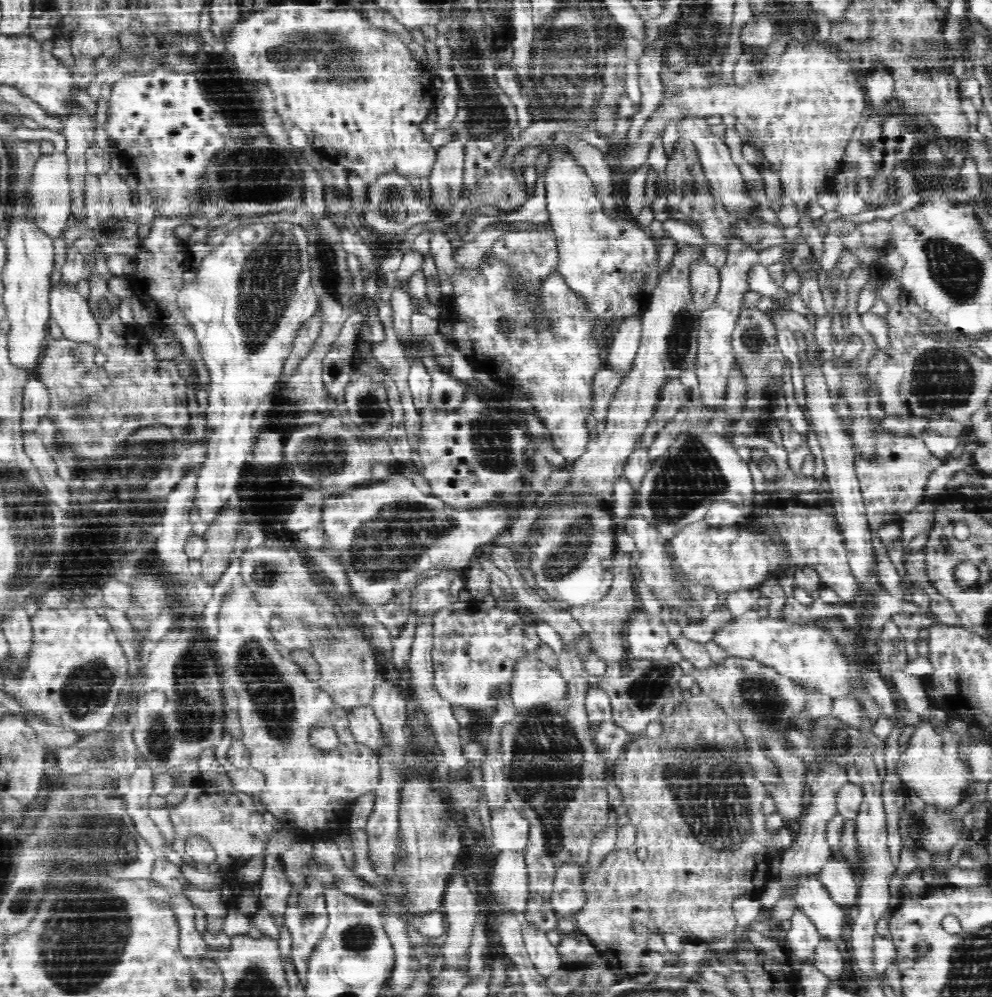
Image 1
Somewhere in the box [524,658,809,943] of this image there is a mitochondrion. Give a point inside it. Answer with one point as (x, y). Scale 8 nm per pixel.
(720, 821)

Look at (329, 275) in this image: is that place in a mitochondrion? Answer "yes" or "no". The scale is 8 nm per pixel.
yes

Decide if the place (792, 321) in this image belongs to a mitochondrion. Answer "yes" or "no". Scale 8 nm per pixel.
no

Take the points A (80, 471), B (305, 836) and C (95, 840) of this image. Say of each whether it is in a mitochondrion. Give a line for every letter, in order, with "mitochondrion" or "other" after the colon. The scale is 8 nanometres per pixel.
A: other
B: other
C: mitochondrion

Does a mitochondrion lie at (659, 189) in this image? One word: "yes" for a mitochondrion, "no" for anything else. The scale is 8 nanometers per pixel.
no

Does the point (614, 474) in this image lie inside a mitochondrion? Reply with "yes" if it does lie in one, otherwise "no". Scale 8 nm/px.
no

